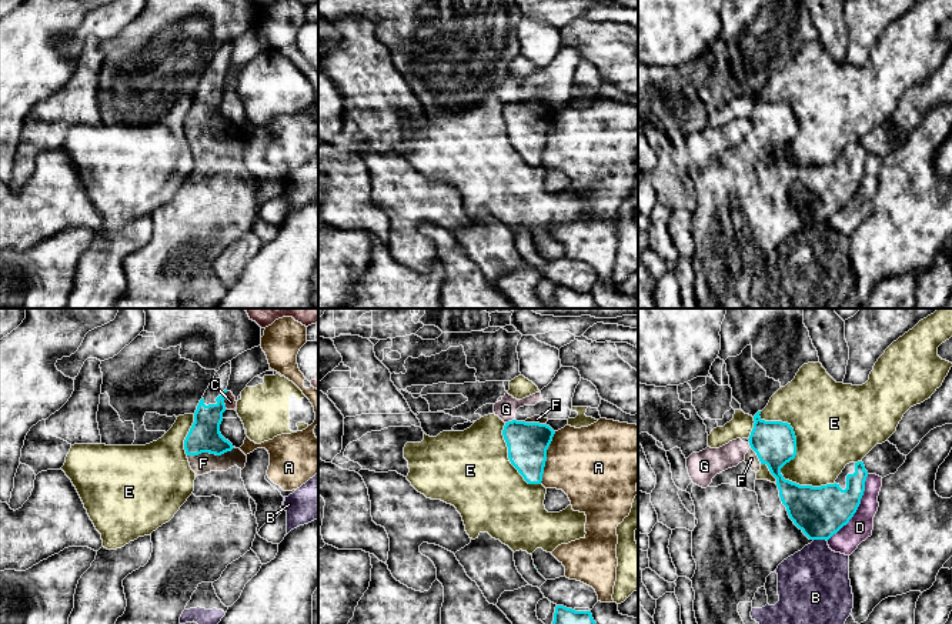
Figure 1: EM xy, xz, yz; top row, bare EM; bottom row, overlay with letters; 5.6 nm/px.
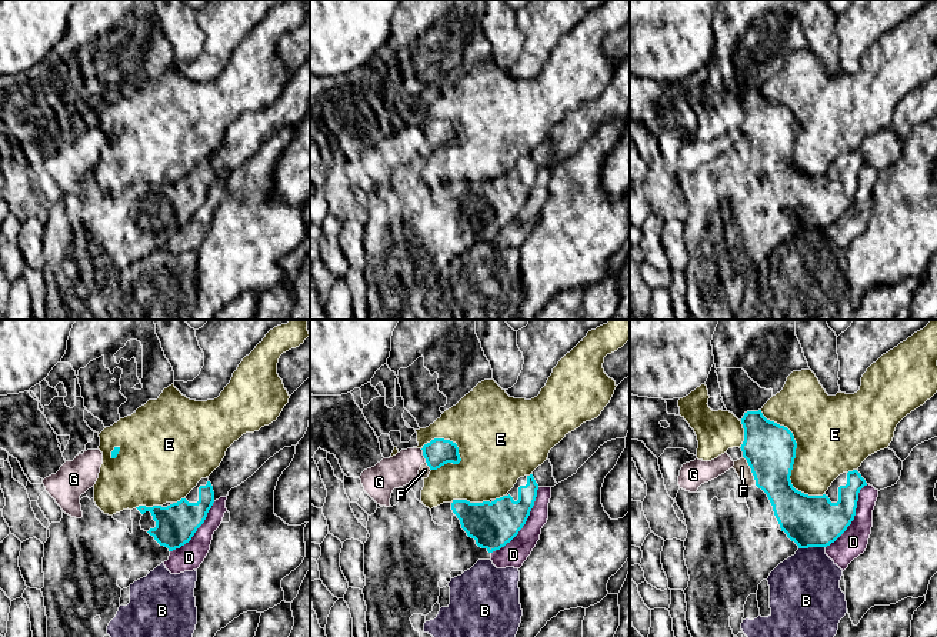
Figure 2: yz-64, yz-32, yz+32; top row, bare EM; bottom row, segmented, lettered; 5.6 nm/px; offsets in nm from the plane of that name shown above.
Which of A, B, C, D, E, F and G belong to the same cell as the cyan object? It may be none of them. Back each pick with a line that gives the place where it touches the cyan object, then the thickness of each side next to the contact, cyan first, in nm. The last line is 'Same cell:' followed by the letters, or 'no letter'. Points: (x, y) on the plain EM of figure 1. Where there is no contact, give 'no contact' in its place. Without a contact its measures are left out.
F: contact xy (210, 133); calibres 180 and 120 nm
Same cell: F

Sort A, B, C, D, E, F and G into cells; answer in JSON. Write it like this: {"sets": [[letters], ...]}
{"sets": [["A"], ["B"], ["C"], ["D"], ["E"], ["F"], ["G"]]}

